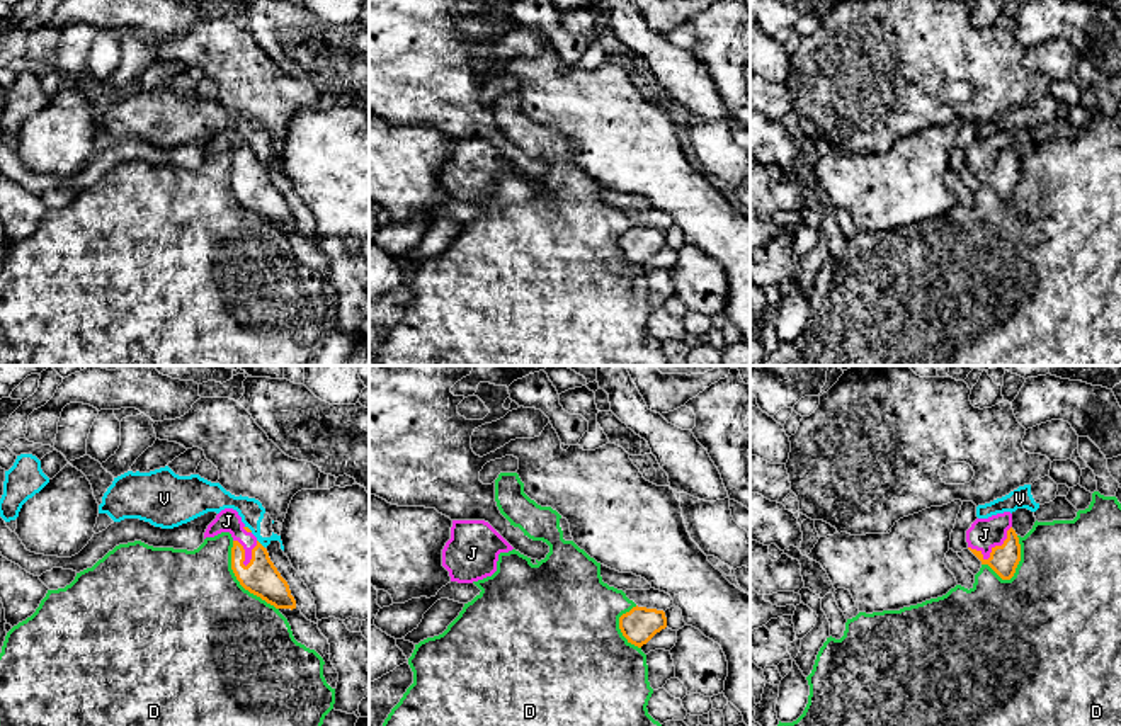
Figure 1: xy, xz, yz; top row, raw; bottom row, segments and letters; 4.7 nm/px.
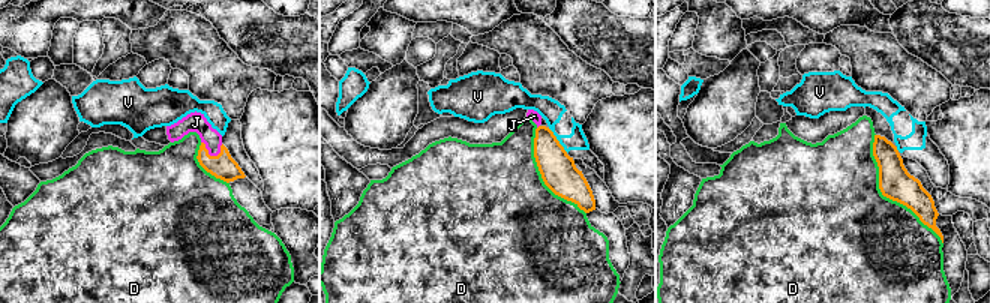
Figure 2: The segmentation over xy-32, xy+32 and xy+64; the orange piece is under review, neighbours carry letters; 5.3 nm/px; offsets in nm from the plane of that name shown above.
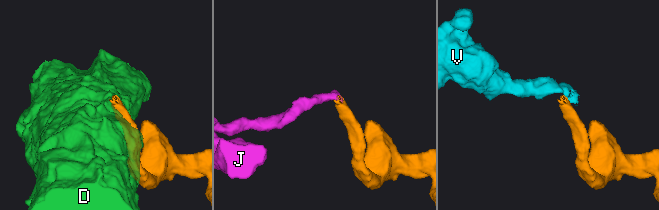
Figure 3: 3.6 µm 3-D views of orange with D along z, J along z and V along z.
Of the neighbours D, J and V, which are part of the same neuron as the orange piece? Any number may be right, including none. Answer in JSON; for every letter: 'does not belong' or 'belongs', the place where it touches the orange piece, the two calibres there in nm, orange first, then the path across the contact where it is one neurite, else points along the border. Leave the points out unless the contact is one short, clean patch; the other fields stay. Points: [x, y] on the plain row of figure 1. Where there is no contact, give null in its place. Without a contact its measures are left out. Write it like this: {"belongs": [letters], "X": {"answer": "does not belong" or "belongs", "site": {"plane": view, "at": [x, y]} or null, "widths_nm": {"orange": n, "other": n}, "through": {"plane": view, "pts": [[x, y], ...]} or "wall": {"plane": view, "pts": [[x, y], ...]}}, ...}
{"belongs": ["J"], "D": {"answer": "does not belong", "site": {"plane": "xy", "at": [238, 199]}, "widths_nm": {"orange": 170, "other": 500}}, "J": {"answer": "belongs", "site": {"plane": "yz", "at": [992, 169]}, "widths_nm": {"orange": 140, "other": 150}, "through": {"plane": "yz", "pts": [[1004, 179], [992, 169], [984, 153]]}}, "V": {"answer": "does not belong", "site": {"plane": "xy", "at": [261, 164]}, "widths_nm": {"orange": 170, "other": 120}, "wall": {"plane": "xy", "pts": [[257, 158], [264, 167]]}}}

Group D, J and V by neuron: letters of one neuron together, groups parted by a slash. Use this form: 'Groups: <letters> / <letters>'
Groups: D / J / V

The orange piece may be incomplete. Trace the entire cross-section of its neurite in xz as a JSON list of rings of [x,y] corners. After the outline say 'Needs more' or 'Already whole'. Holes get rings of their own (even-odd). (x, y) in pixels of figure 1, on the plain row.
[[[633,226],[629,231],[619,236],[619,248],[628,262],[641,267],[657,252],[667,247],[667,236],[663,230]]]. Already whole

